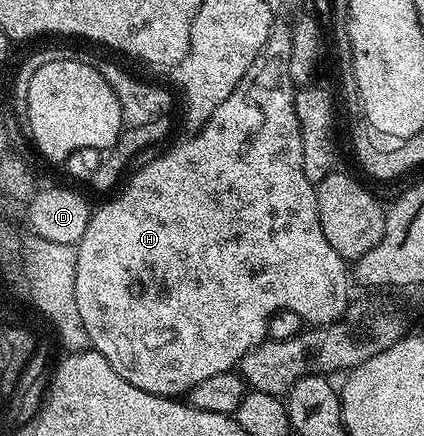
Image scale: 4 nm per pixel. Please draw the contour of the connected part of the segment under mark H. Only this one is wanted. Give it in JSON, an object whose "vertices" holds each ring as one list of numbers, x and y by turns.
{"vertices":[[274,22,271,33,267,37,267,45,263,45,263,49,259,49,259,57,255,57,255,61,251,61,251,69,247,69,247,73,243,73,243,77,239,81,239,85,235,85,235,89,231,93,231,97,227,97,227,101,223,101,223,105,219,105,219,109,215,109,213,116,200,129,182,143,174,145,170,151,165,151,161,156,153,157,145,166,138,166,137,172,129,179,129,184,114,197,110,203,105,203,101,208,94,210,89,217,87,225,87,233,83,233,83,237,75,244,77,252,77,264,75,265,75,306,79,309,79,318,83,321,83,329,87,329,87,337,91,344,92,350,97,351,103,357,107,357,107,361,111,365,111,369,115,369,115,373,119,373,119,377,123,377,123,381,131,381,131,385,135,385,135,389,143,389,152,395,163,395,166,397,181,397,188,393,195,385,199,385,199,381,207,381,207,377,215,377,215,373,223,373,224,371,232,371,241,362,241,358,245,356,253,347,258,347,260,343,265,342,269,335,269,319,276,315,279,311,290,311,295,313,298,319,309,325,326,325,328,323,336,323,345,314,345,310,349,308,351,296,349,296,349,283,351,284,351,271,347,266,346,260,339,257,339,253,335,253,335,249,331,249,327,237,323,237,323,225,319,225,319,209,317,208,317,189,309,180,307,173,303,173,303,137,301,136,301,126,299,125,299,117,295,113,295,86,291,79,291,73,288,72,288,65,291,60,291,43,292,29,288,22]]}

